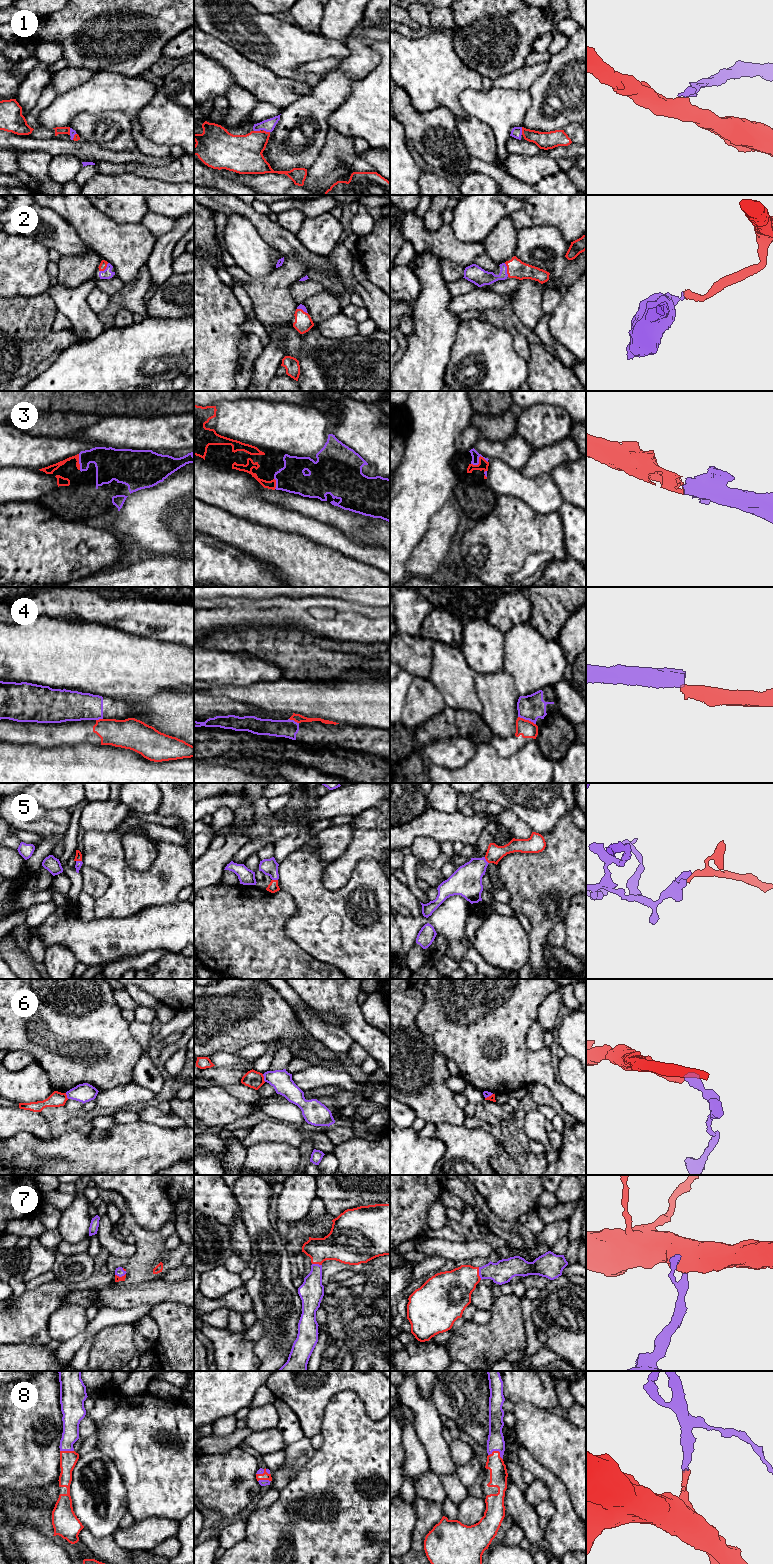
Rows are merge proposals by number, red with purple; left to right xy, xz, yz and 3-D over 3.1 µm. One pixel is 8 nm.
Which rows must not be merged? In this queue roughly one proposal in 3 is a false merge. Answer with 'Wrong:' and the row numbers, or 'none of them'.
Wrong: 4, 6

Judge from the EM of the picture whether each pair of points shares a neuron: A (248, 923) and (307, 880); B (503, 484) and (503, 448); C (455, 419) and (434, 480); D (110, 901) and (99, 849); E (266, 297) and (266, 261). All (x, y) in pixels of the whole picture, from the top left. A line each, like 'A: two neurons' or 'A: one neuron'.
A: two neurons
B: two neurons
C: one neuron
D: one neuron
E: two neurons

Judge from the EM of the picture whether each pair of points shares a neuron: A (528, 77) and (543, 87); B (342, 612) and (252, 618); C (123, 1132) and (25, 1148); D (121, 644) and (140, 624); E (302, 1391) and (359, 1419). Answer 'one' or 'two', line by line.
A: two
B: one
C: one
D: two
E: two

